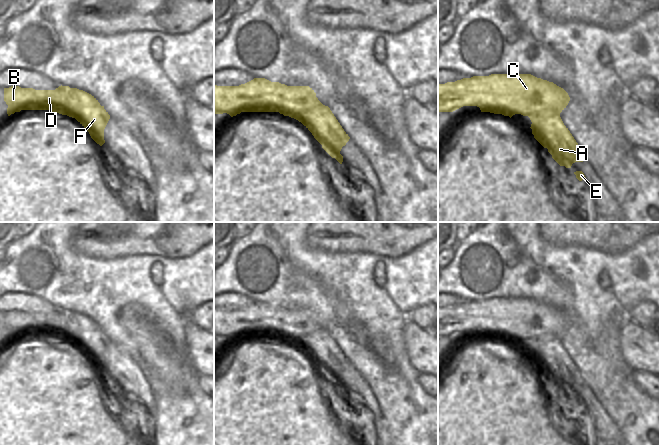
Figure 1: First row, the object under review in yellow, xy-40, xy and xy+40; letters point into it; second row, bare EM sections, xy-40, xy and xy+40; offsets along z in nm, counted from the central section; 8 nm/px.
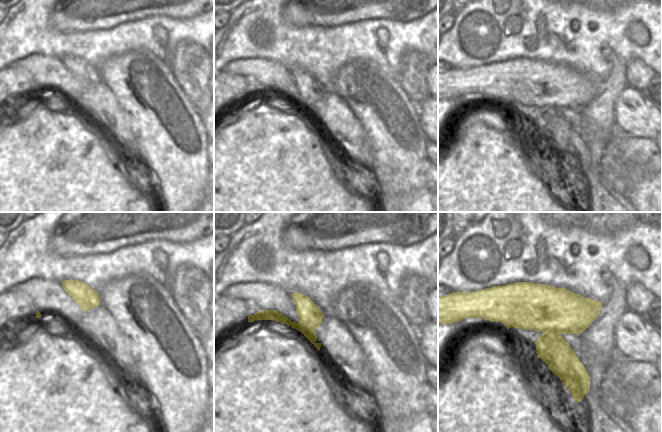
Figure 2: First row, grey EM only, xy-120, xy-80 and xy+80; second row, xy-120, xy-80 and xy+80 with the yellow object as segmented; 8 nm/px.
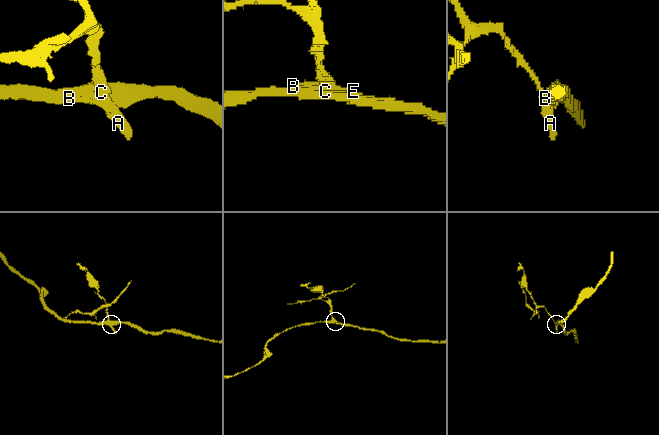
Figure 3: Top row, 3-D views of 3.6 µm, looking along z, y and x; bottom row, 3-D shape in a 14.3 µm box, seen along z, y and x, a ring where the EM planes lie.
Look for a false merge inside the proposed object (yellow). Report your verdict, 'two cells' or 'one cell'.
two cells

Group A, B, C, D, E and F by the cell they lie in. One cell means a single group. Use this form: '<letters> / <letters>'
A E F / B C D

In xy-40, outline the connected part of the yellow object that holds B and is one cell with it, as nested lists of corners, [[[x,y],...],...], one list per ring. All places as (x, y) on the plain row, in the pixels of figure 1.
[[[62,309],[55,314],[35,314],[19,310],[4,312],[7,338],[10,340],[21,334],[51,334],[75,342],[77,335],[66,327],[65,315],[71,313]]]

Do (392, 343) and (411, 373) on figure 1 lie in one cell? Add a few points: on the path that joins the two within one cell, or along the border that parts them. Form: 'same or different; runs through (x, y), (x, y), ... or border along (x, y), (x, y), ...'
same; runs through (392, 350), (394, 356), (404, 366)

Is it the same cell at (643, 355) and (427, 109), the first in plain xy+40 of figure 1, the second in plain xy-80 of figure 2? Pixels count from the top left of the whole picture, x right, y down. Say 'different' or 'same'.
same

